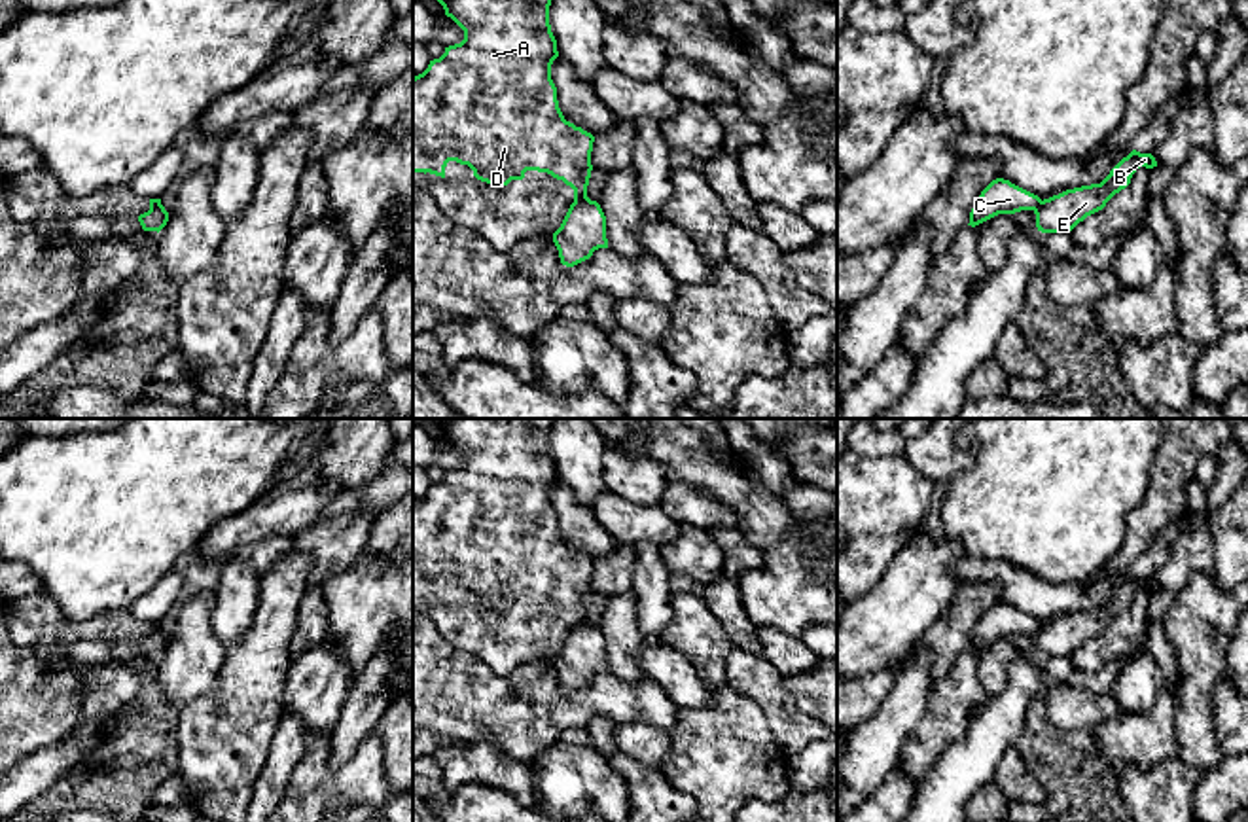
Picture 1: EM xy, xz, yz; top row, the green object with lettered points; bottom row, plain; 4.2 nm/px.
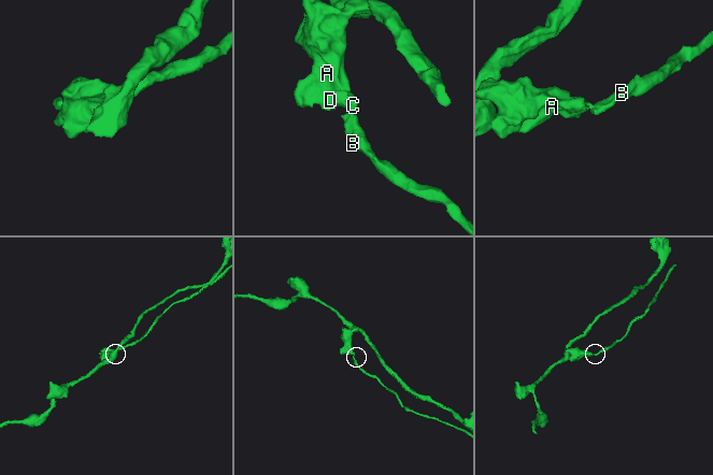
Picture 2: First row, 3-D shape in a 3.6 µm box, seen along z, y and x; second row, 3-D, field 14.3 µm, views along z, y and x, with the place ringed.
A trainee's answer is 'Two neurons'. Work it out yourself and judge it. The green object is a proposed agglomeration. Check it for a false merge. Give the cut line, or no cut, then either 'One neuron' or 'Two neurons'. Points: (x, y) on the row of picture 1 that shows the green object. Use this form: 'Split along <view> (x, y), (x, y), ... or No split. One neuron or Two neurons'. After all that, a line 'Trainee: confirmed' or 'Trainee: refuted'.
Split along xz (586, 194), (574, 199). Two neurons
Trainee: confirmed

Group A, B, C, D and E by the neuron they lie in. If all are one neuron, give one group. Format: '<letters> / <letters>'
A C D / B E

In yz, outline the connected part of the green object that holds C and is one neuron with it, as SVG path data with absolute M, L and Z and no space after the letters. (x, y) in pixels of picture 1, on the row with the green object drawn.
M1004 178L992 180L973 203L970 212L972 227L998 216L1015 214L1021 210L1036 210L1042 199Z

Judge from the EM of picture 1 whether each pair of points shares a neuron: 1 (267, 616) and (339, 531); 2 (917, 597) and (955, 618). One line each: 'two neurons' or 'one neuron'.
1: two neurons
2: two neurons

